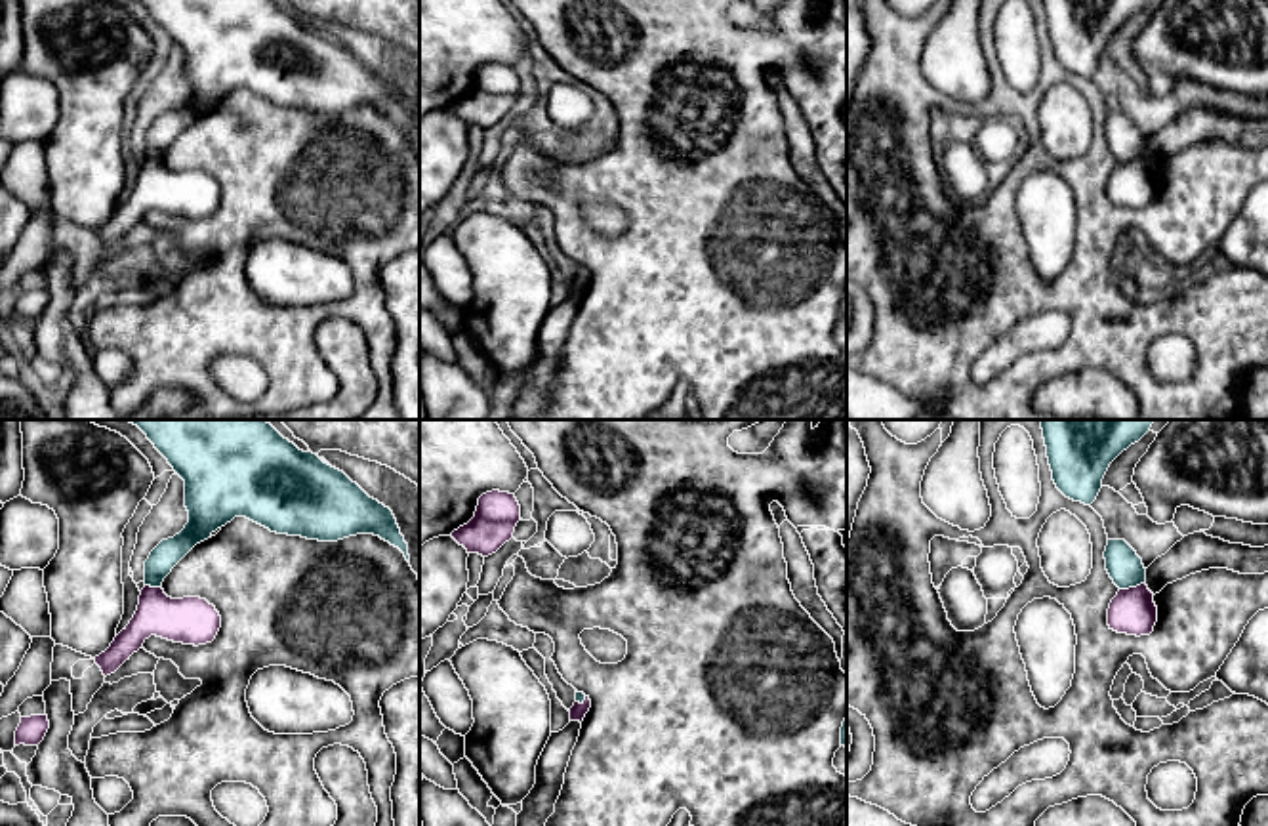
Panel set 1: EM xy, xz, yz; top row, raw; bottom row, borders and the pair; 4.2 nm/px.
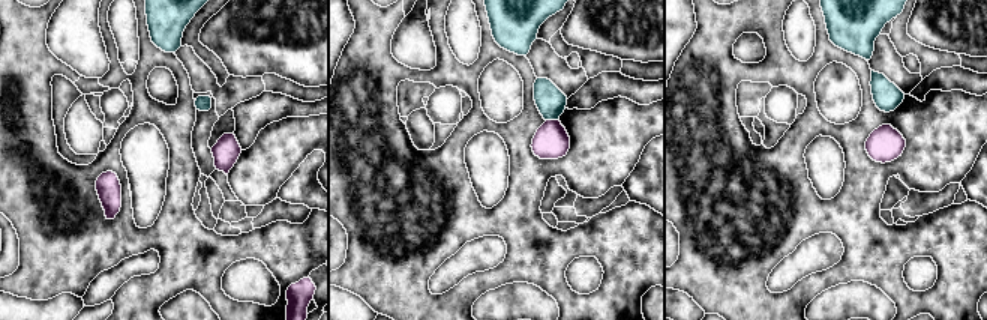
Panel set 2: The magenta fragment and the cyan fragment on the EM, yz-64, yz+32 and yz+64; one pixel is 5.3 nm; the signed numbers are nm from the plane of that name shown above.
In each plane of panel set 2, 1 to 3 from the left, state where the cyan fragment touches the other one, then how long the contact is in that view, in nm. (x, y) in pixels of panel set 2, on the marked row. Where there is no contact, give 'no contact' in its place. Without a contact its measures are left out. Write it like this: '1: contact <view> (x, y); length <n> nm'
1: no contact
2: contact yz+32 (552, 120); length 60 nm
3: no contact

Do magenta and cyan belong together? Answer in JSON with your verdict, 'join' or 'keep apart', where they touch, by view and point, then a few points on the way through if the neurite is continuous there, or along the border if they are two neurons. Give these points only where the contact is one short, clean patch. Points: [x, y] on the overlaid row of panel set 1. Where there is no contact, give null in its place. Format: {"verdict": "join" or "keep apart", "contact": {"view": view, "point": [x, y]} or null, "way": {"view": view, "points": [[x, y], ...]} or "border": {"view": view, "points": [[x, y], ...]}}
{"verdict": "keep apart", "contact": {"view": "yz", "point": [1131, 588]}, "border": {"view": "yz", "points": [[1143, 582], [1120, 590]]}}

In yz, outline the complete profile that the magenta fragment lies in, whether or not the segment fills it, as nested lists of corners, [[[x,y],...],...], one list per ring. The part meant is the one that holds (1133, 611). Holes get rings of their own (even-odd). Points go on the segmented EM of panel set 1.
[[[1146,584],[1119,589],[1108,609],[1108,626],[1117,633],[1150,635],[1157,622],[1154,593]]]

